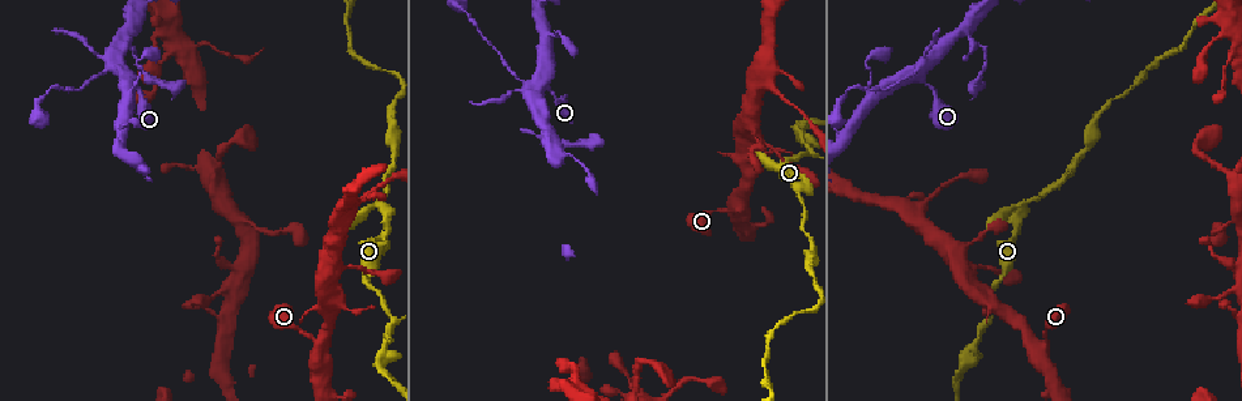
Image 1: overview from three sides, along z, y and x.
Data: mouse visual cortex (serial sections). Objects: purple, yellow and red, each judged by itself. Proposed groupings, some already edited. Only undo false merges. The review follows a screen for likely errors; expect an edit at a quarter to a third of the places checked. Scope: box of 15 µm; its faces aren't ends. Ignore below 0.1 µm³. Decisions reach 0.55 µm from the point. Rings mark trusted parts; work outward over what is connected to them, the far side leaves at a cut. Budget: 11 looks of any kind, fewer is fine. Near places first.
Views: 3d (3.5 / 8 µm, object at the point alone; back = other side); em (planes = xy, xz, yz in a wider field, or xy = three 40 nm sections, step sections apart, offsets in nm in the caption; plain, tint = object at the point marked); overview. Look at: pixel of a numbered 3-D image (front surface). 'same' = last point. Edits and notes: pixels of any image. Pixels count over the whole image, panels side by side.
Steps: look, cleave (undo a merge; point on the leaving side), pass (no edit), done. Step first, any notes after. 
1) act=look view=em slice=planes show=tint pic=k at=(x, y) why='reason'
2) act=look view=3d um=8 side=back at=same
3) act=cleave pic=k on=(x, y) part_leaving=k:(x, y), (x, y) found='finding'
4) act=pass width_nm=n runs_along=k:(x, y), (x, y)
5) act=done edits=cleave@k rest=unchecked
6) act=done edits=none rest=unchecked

act=look view=3d um=8 pic=1 at=(1000, 281) why='thick turns thin'

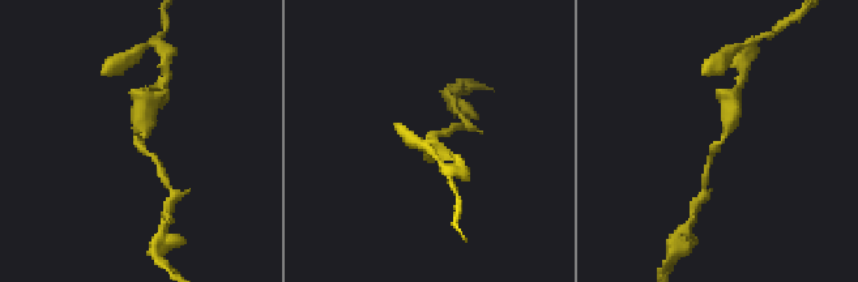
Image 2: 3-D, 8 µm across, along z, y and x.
act=look view=em slice=xy step=2 show=tint pic=2 at=(135, 141) arm_widths_nm=200,450

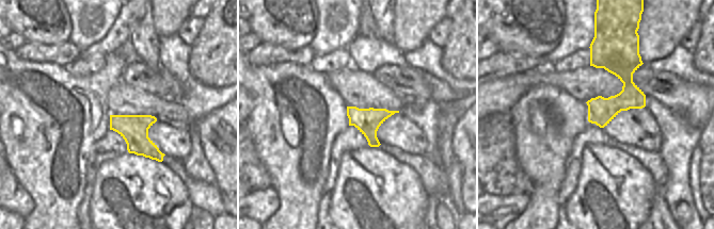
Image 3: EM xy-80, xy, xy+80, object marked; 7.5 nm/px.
act=pass runs_along=3:(606, 49), (627, 93), (601, 124) found='continuous, no second cell'

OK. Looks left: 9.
act=look view=3d um=8 pic=1 at=(391, 331) why='narrows sharply'

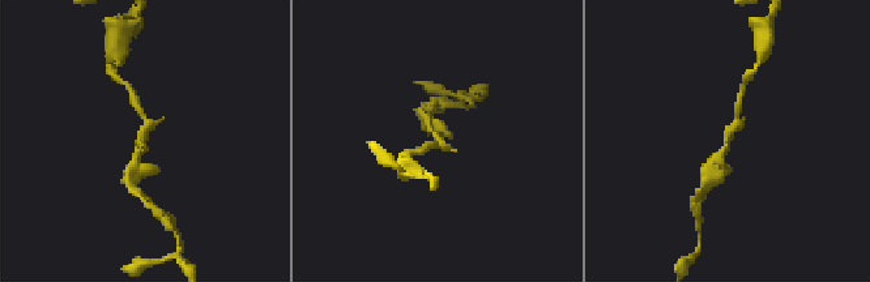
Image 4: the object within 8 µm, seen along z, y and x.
act=look view=3d um=3.5 pic=4 at=(436, 136) why='closer look'

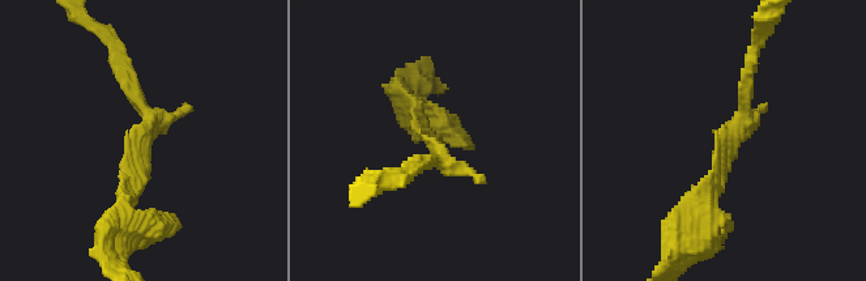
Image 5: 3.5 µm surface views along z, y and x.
act=look view=em slice=xy step=2 show=tint pic=5 at=(139, 158) arm_widths_nm=200,200 why='need the tissue'

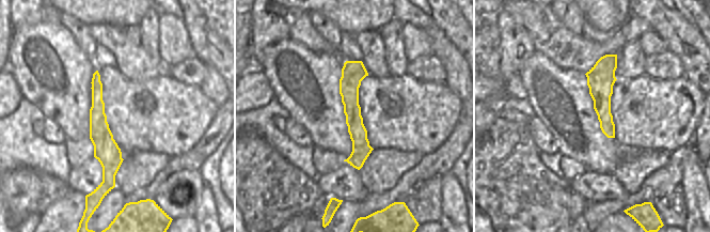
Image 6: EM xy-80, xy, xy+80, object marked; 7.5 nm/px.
act=pass runs_along=5:(746, 82), (733, 150), (682, 218) found='all the same cell'

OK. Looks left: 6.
act=look view=3d um=3.5 pic=1 at=(846, 189) why='sudden change in width'

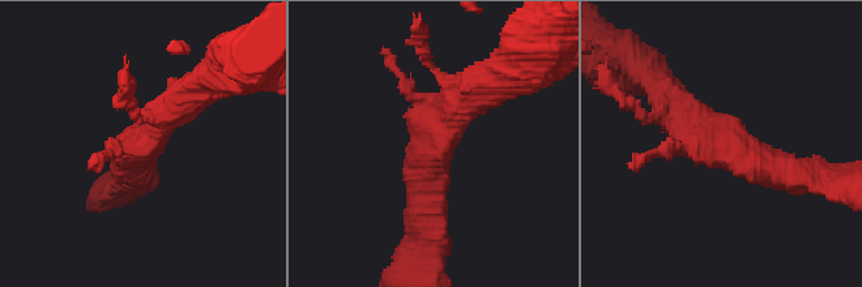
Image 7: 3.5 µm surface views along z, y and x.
act=look view=em slice=xy step=2 show=plain pic=7 at=(142, 142)

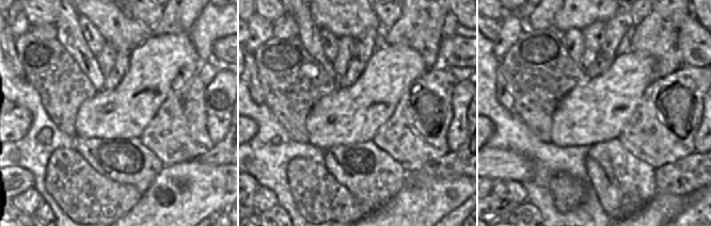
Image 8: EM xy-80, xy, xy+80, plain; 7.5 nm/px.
act=look view=em slice=xy step=2 show=tint at=same why='with the object marked'

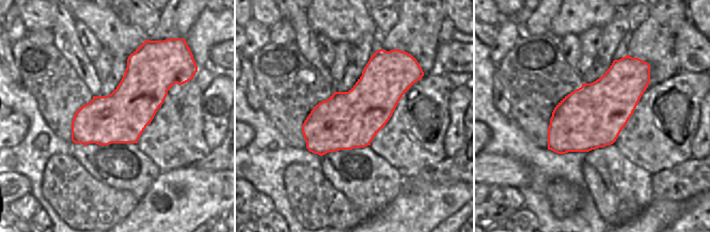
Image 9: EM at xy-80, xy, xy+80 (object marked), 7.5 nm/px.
act=pass runs_along=7:(794, 176), (720, 148), (666, 95) found='one cell here'

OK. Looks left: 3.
act=look view=3d um=8 pic=1 at=(1145, 69)

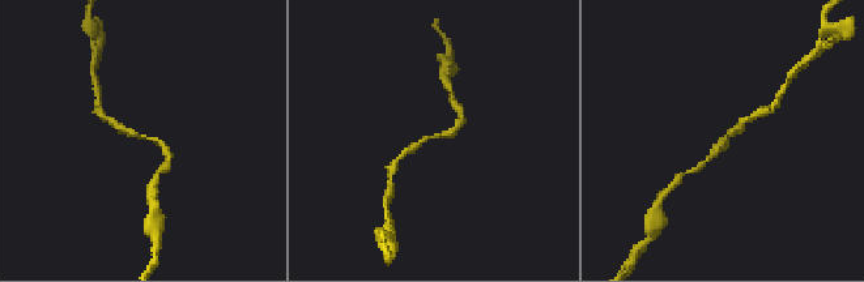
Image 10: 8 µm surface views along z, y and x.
act=look view=3d um=3.5 pic=10 at=(148, 137)

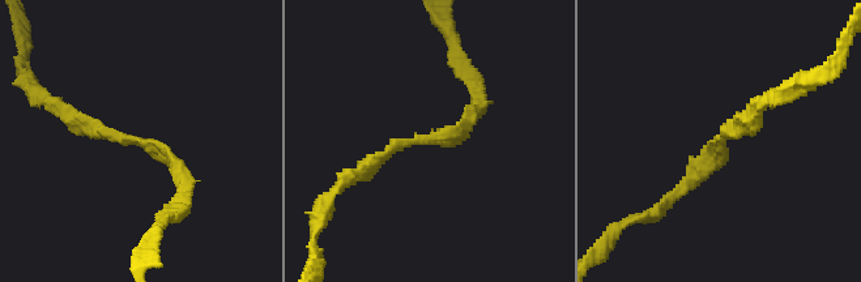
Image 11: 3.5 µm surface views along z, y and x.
act=look view=em slice=planes show=tint pic=11 at=(131, 140) arm_widths_nm=150,200

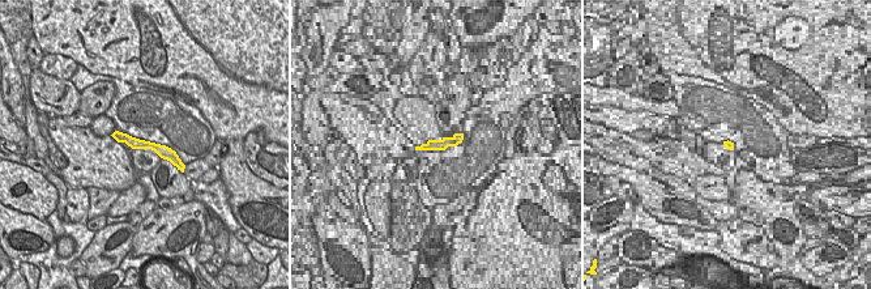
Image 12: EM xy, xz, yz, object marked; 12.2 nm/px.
act=pass runs_along=12:(116, 135), (153, 145), (179, 165) found='all the same cell'

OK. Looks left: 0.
act=done edits=none rest=unchecked

